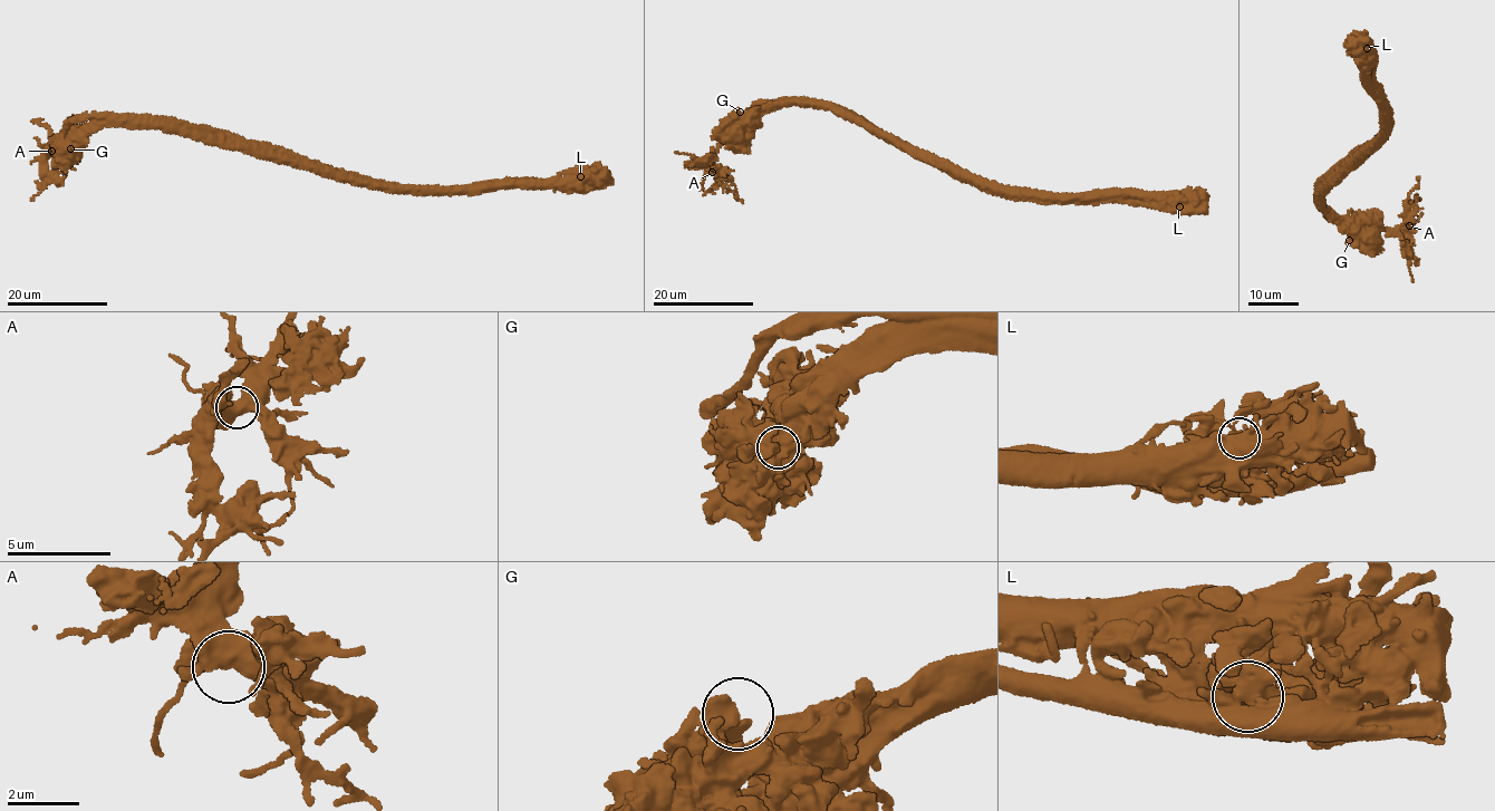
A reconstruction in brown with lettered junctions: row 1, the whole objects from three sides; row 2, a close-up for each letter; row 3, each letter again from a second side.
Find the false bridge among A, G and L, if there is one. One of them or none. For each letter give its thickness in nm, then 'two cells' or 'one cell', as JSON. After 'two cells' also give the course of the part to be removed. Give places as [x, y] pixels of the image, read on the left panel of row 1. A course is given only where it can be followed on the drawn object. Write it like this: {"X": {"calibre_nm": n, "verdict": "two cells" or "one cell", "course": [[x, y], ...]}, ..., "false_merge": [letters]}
{"A": {"calibre_nm": 550, "verdict": "one cell"}, "G": {"calibre_nm": 380, "verdict": "one cell"}, "L": {"calibre_nm": 360, "verdict": "two cells", "course": [[580, 176], [561, 187], [523, 182], [404, 191], [183, 125], [107, 116], [71, 121], [50, 151], [74, 116]]}, "false_merge": ["L"]}

